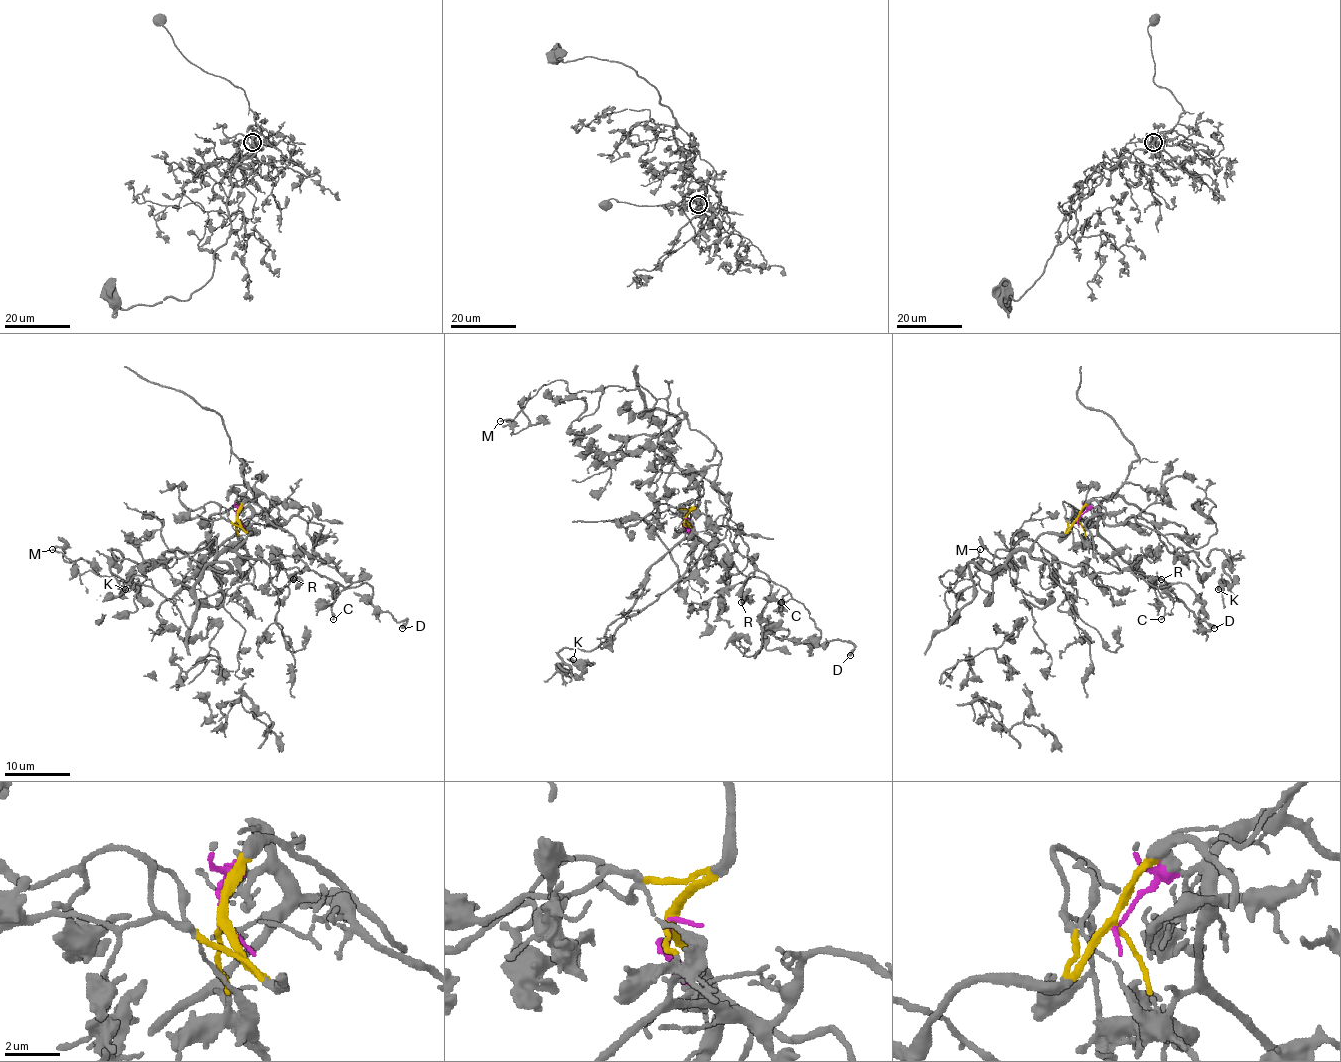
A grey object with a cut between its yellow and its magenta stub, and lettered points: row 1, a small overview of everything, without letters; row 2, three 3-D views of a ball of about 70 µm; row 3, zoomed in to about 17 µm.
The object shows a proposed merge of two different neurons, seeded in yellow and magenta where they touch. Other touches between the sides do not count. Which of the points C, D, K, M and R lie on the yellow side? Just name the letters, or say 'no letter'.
C, D, M, R

